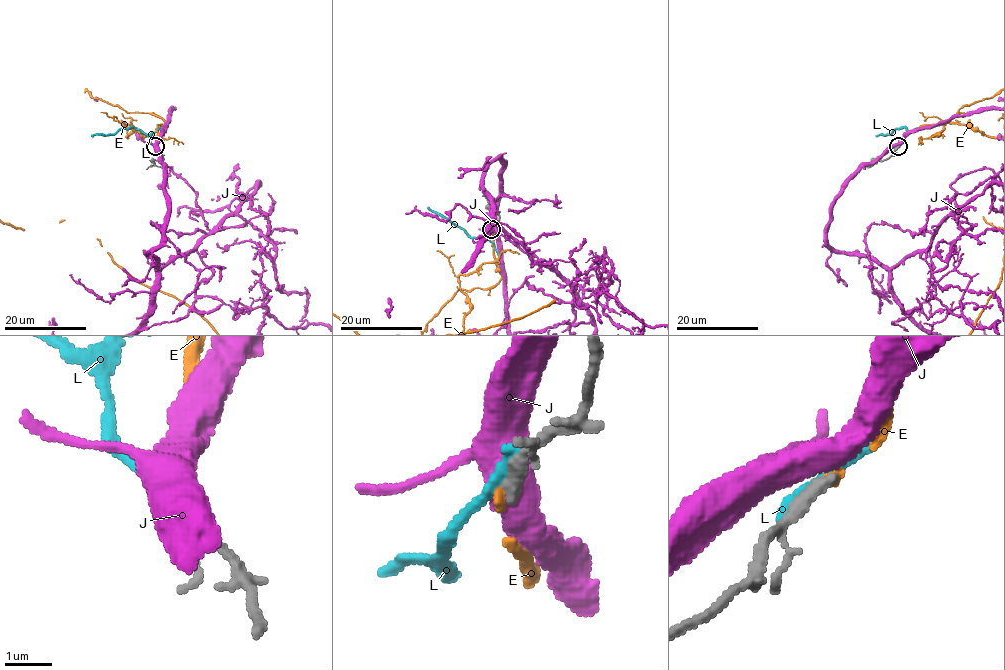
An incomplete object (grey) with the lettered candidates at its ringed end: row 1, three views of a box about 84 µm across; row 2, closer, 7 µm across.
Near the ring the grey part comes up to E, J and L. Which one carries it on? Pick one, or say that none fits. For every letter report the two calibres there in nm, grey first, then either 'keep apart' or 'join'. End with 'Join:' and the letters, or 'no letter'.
E: 340 nm thick on the grey side, 160 nm on the other; join
J: 340 nm thick on the grey side, 500 nm on the other; keep apart
L: 280 nm thick on the grey side, 280 nm on the other; keep apart
Join: E

